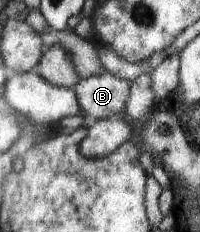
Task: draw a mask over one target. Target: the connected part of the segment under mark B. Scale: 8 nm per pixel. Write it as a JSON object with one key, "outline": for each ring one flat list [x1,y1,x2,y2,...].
{"outline":[[107,71,80,79,73,89,81,109,80,115,89,123,113,116,120,117,125,111,131,84]]}

